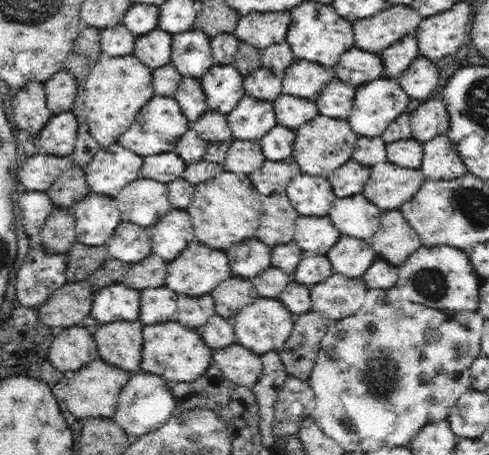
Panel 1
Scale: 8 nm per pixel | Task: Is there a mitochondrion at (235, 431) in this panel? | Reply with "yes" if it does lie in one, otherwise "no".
no

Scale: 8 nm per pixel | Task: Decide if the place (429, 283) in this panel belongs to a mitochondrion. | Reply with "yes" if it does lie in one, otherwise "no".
yes

